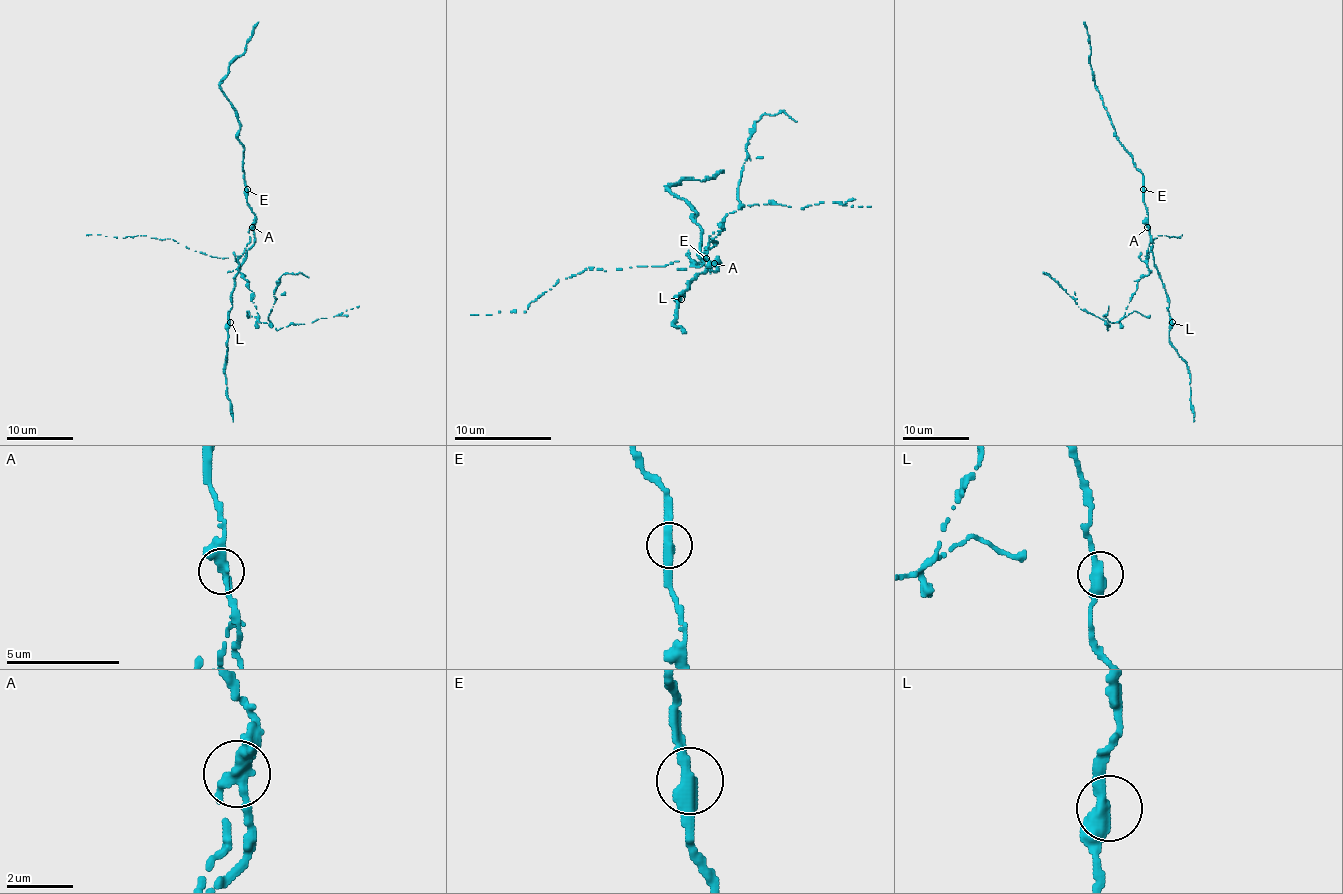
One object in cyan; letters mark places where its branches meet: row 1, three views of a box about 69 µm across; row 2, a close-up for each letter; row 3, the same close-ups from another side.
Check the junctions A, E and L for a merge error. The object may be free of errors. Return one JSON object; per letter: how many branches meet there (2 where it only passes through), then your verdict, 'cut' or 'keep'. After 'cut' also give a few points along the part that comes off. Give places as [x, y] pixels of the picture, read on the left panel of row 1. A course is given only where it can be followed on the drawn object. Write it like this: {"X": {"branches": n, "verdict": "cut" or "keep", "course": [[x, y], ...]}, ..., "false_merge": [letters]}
{"A": {"branches": 2, "verdict": "cut", "course": [[251, 227], [238, 270], [253, 292], [260, 322], [278, 330], [359, 305]]}, "E": {"branches": 2, "verdict": "keep"}, "L": {"branches": 2, "verdict": "keep"}, "false_merge": ["A"]}

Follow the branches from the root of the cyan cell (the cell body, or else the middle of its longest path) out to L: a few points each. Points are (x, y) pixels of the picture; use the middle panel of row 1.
L: (715, 265), (715, 270), (706, 270), (689, 282), (684, 294), (679, 297), (681, 299)

